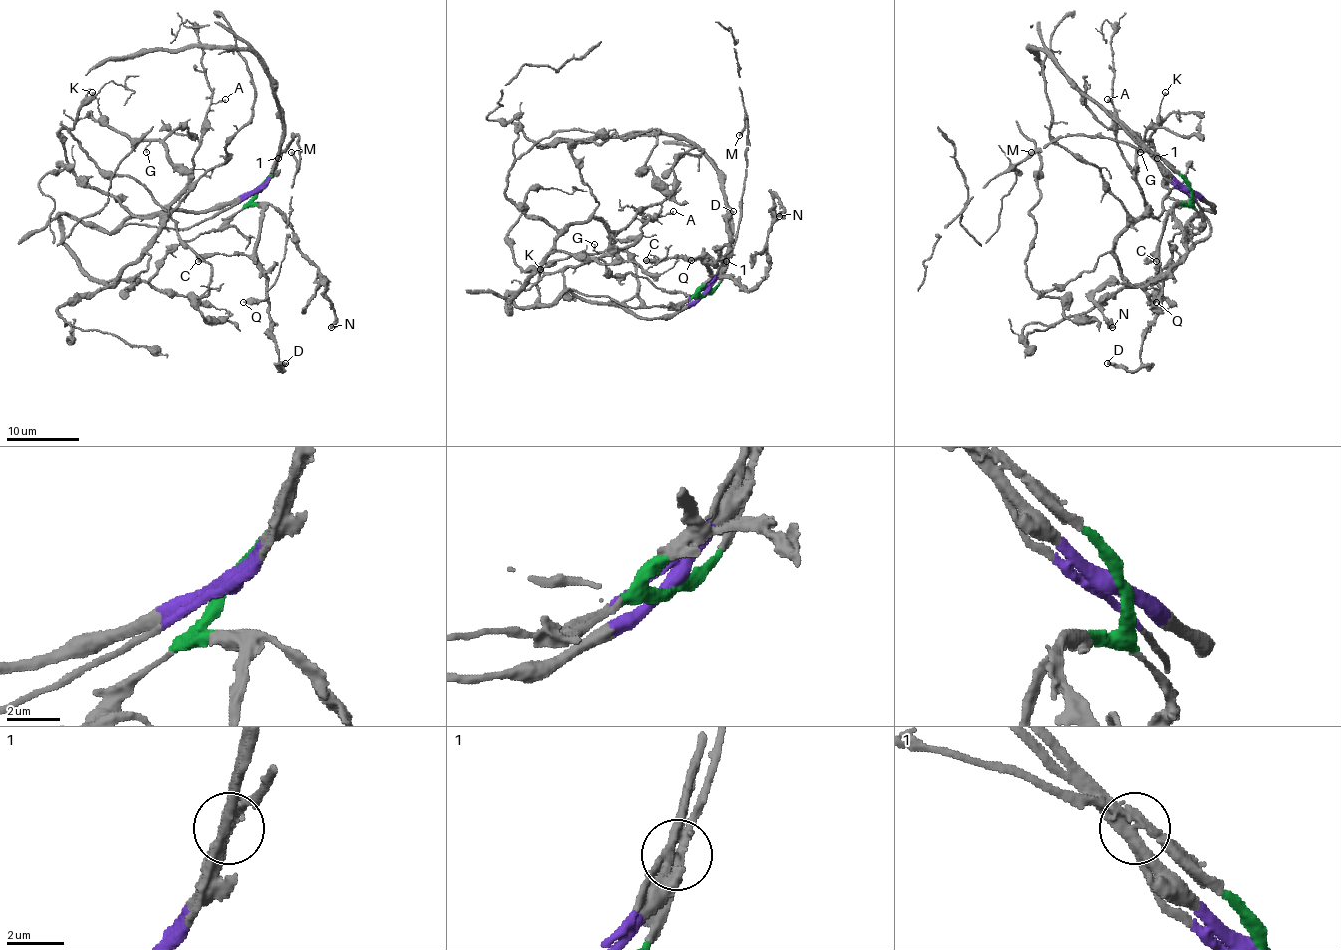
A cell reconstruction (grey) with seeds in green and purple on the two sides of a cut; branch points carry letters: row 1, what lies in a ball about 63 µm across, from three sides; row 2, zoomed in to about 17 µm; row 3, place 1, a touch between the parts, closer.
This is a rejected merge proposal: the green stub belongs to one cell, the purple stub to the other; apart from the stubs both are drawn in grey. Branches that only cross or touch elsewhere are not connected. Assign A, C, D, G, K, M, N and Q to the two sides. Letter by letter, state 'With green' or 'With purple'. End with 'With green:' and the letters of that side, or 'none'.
A: With purple
C: With green
D: With green
G: With purple
K: With purple
M: With green
N: With green
Q: With green
With green: C, D, M, N, Q

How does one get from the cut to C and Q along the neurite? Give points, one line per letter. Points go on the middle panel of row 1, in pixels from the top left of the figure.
C: (706, 293), (700, 293), (700, 287), (709, 278), (709, 271), (698, 258), (645, 260)
Q: (706, 293), (700, 293), (709, 276), (704, 264), (715, 265), (715, 262), (711, 258), (691, 260)

